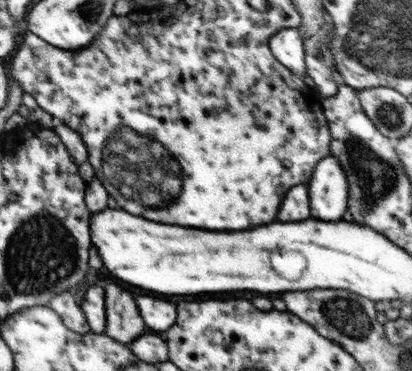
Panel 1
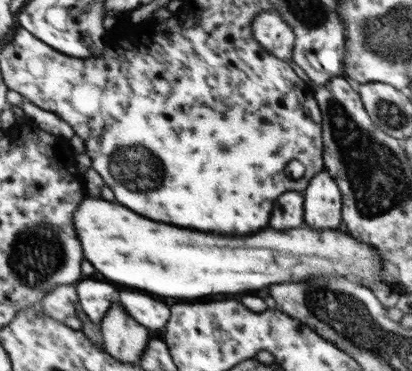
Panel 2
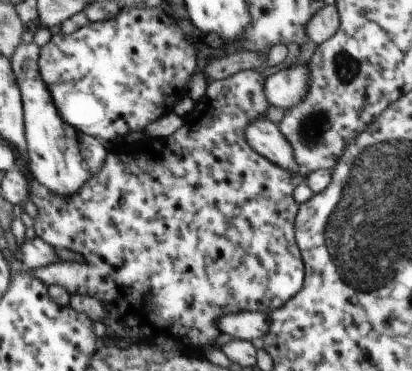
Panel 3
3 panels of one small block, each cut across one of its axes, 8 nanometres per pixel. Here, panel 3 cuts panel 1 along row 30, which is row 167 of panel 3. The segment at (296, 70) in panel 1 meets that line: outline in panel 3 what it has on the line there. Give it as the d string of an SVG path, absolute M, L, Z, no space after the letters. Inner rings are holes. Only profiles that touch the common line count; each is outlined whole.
M259 118L259 120L251 122L245 130L245 138L257 154L267 158L275 166L287 170L289 174L299 172L299 166L297 166L289 140L281 134L279 126L271 124L267 118Z

